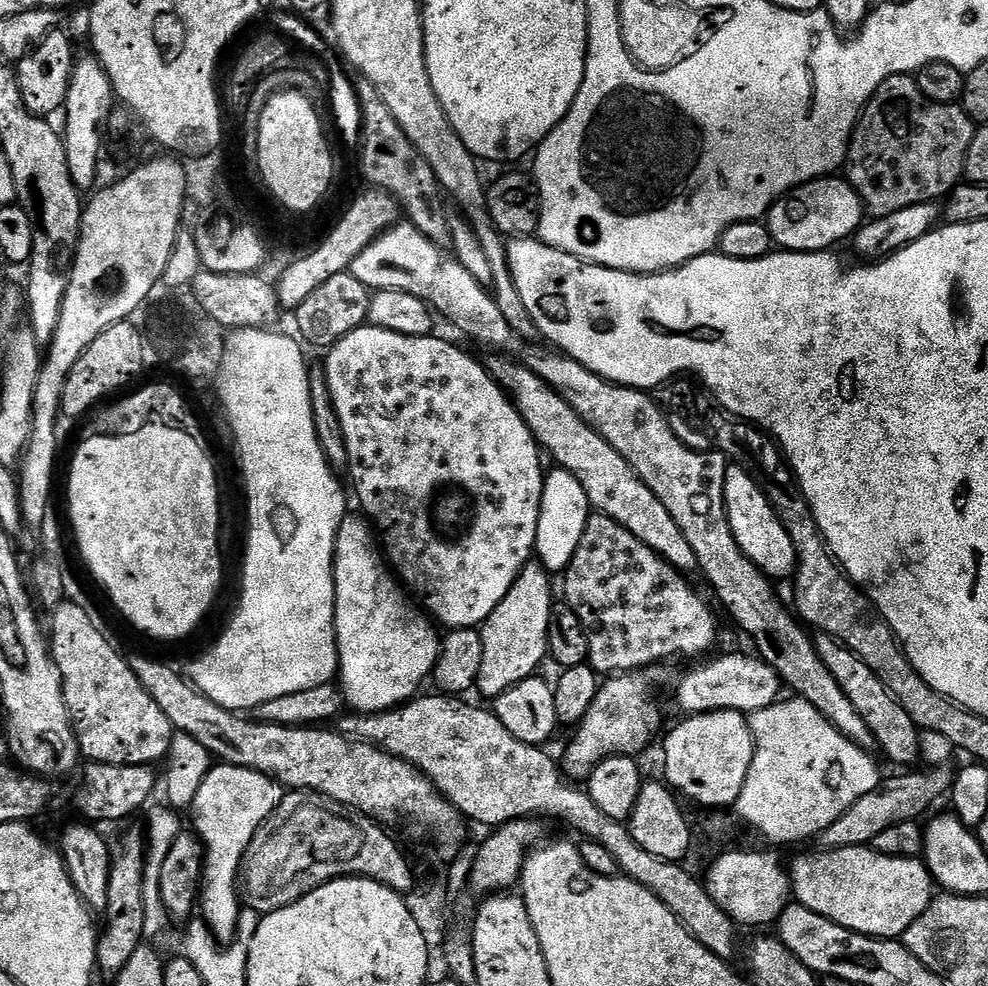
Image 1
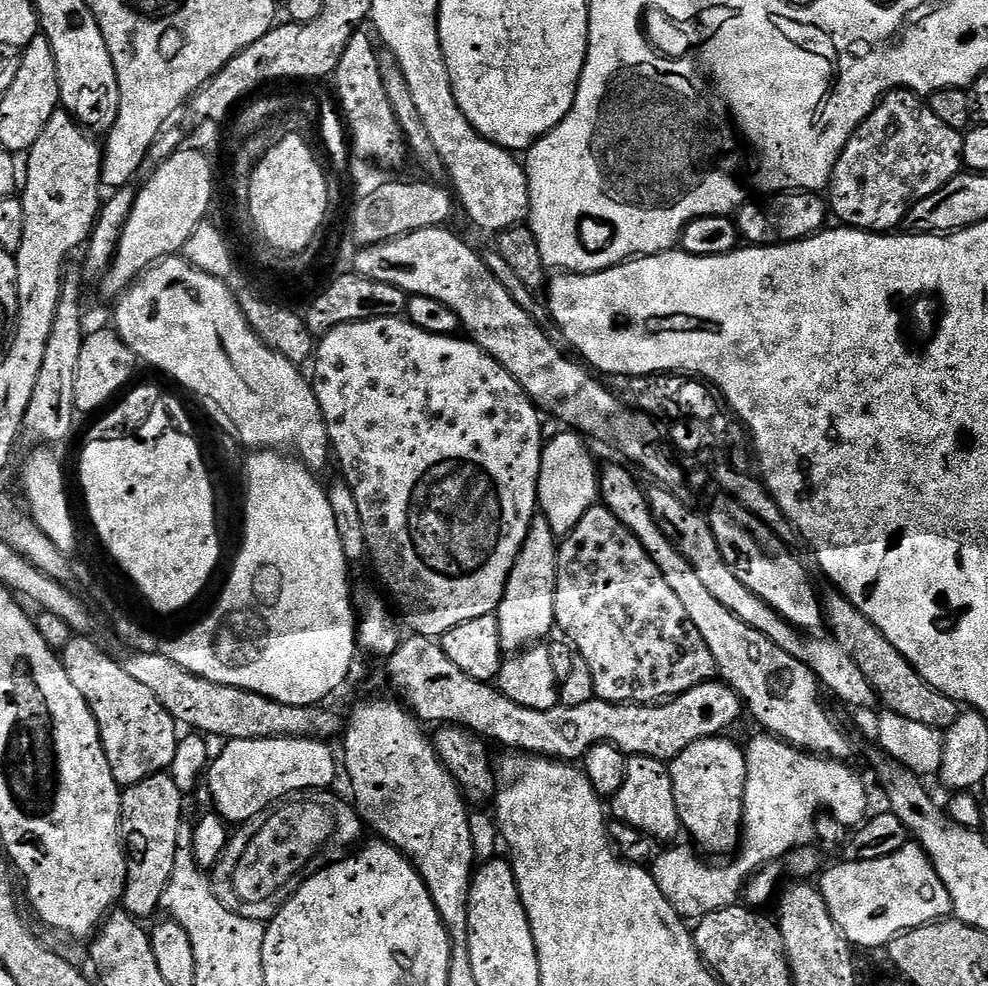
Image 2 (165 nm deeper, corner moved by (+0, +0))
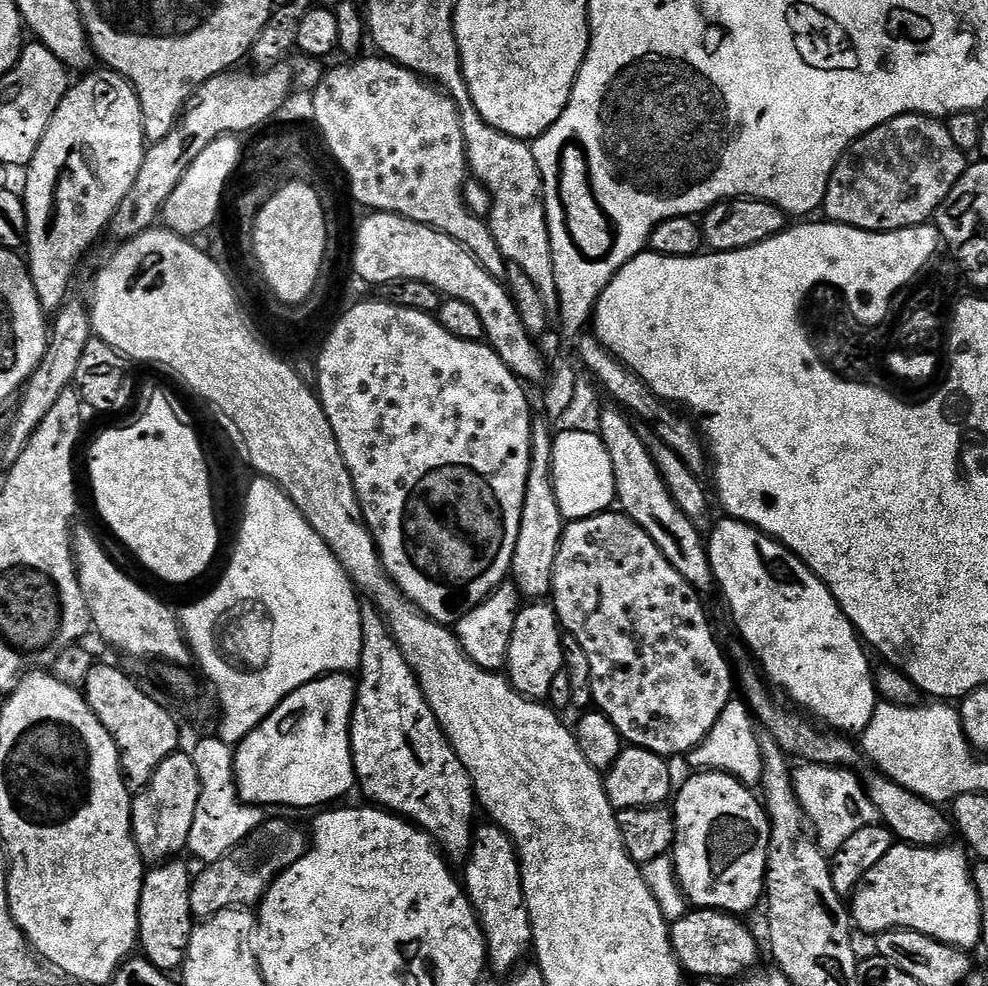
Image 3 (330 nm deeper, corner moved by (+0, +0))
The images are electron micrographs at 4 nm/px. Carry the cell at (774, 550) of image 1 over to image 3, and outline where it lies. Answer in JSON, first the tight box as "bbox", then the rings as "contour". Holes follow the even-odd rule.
{"bbox":[706,518,878,734],"contour":[[[724,518],[721,524],[715,524],[711,525],[706,536],[712,578],[732,611],[732,620],[745,646],[756,655],[755,663],[765,681],[773,689],[781,688],[797,704],[793,705],[801,713],[821,725],[829,724],[824,726],[833,733],[862,734],[878,703],[874,664],[868,661],[869,653],[865,645],[830,590],[789,548],[765,532],[731,518]]]}

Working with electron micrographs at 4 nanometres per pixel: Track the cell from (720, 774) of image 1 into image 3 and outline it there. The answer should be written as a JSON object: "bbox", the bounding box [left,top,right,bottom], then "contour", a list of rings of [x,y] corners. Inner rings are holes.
{"bbox":[670,772,770,914],"contour":[[[696,772],[681,788],[679,785],[674,796],[676,843],[670,855],[676,865],[680,889],[684,891],[689,905],[697,909],[743,914],[759,900],[761,903],[765,895],[764,875],[768,869],[770,826],[761,797],[752,792],[755,791],[749,785],[725,772]]]}

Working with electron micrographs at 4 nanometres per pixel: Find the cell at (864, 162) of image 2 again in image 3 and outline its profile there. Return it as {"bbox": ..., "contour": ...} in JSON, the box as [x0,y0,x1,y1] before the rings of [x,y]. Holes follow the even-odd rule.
{"bbox":[822,116,970,232],"contour":[[[899,116],[865,136],[860,136],[848,147],[844,157],[834,166],[822,205],[827,219],[833,224],[845,224],[863,232],[902,232],[927,224],[946,202],[946,194],[954,190],[970,163],[964,151],[950,138],[947,123],[931,116]]]}

